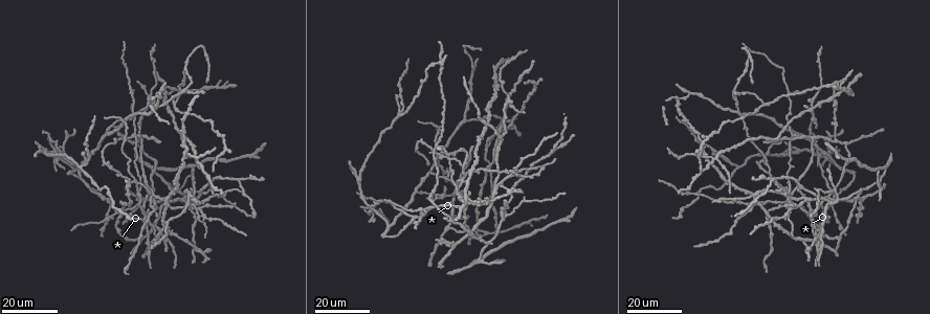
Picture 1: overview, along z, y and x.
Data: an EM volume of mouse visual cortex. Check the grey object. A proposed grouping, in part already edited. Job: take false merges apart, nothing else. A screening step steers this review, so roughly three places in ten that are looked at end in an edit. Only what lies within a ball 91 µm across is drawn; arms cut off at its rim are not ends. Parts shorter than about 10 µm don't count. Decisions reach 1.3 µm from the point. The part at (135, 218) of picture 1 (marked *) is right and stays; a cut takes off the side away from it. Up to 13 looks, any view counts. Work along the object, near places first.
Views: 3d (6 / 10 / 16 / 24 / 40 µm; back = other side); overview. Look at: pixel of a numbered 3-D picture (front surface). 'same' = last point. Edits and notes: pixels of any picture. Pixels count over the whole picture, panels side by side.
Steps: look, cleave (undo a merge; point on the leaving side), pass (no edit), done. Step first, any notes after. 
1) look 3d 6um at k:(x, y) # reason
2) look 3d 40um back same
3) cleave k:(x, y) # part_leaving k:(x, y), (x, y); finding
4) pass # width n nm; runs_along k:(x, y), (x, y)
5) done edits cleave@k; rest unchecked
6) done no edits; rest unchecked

look 3d 16um at 1:(191, 189) # four or more arms meet

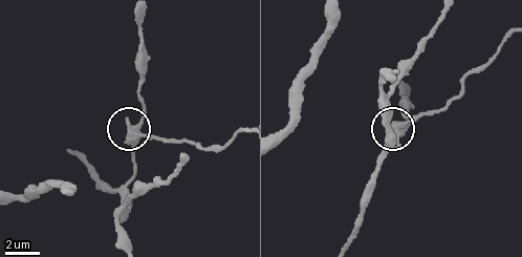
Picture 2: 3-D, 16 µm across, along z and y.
look 3d 10um at 2:(137, 133)

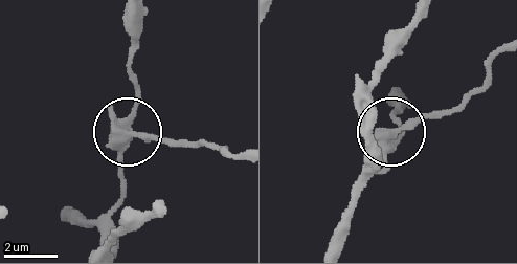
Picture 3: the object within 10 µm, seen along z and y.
cleave 3:(156, 139) # width 390 nm; part_leaving 3:(122, 137), (208, 144), (242, 157); two neurons meet here

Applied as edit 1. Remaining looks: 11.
look 3d 24um at 1:(193, 207) # four or more arms meet

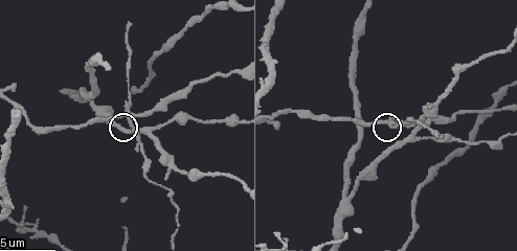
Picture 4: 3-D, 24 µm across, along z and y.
look 3d 6um at 4:(393, 126) # zoom in

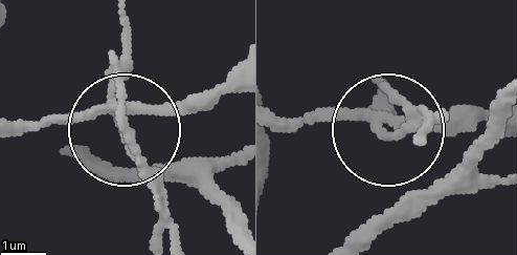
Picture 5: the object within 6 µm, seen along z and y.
cleave 5:(143, 169) # side_arm 23 um; arms 4; a second neuron is stuck on

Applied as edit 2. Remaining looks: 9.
look overview

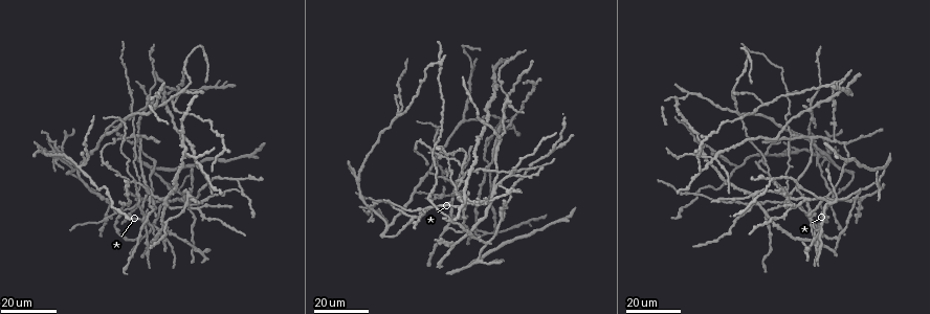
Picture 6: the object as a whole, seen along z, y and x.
look 3d 24um at 6:(415, 192)

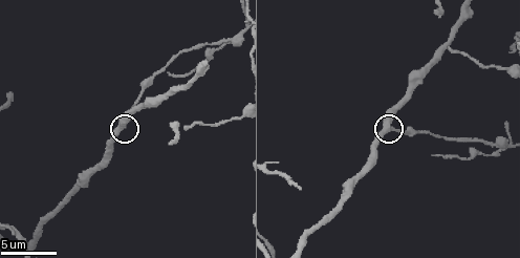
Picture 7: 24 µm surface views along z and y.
look 3d 6um at 7:(389, 124) # closer look

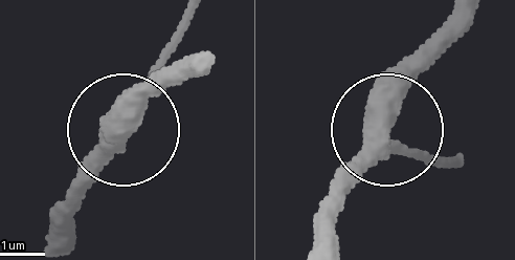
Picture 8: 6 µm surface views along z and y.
pass # runs_along 8:(317, 234), (320, 212), (381, 136), (438, 163); one neuron here

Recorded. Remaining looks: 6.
look 3d 24um at 6:(814, 115) # side arm on a straight run

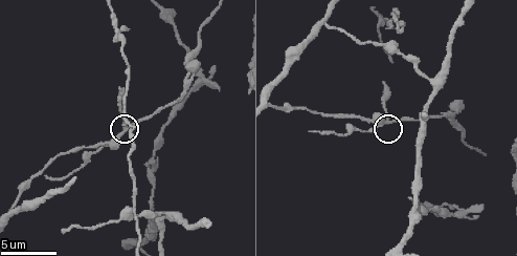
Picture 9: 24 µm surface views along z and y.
look 3d 6um at 9:(121, 134)

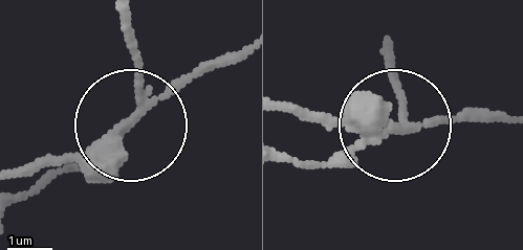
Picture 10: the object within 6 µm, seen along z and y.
cleave 10:(195, 69) # arms 3; part_leaving 10:(150, 108), (237, 59); a second neuron is stuck on

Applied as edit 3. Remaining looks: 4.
look overview # see it whole again

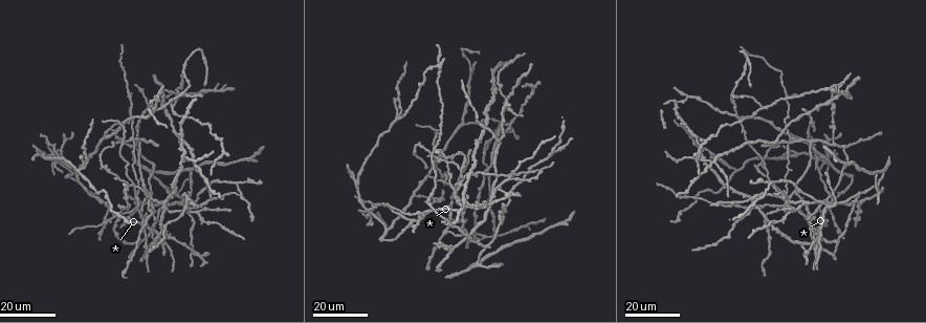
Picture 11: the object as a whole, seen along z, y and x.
look 3d 16um at 11:(861, 205) # thin arm on a thick one

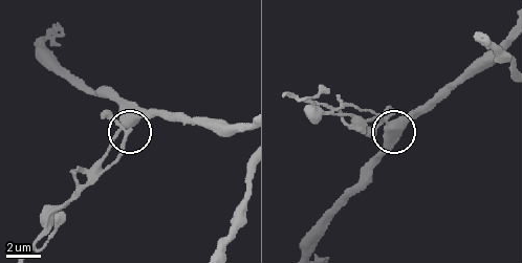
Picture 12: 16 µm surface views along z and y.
look 3d 6um at 12:(383, 117)

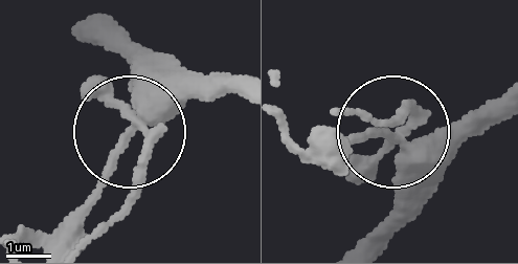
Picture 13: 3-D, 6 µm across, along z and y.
pass # runs_along 13:(243, 95), (209, 92), (141, 118), (108, 182), (44, 246); all the same neuron

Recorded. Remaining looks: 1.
done edits cleave@3, cleave@5, cleave@10; rest unchecked

